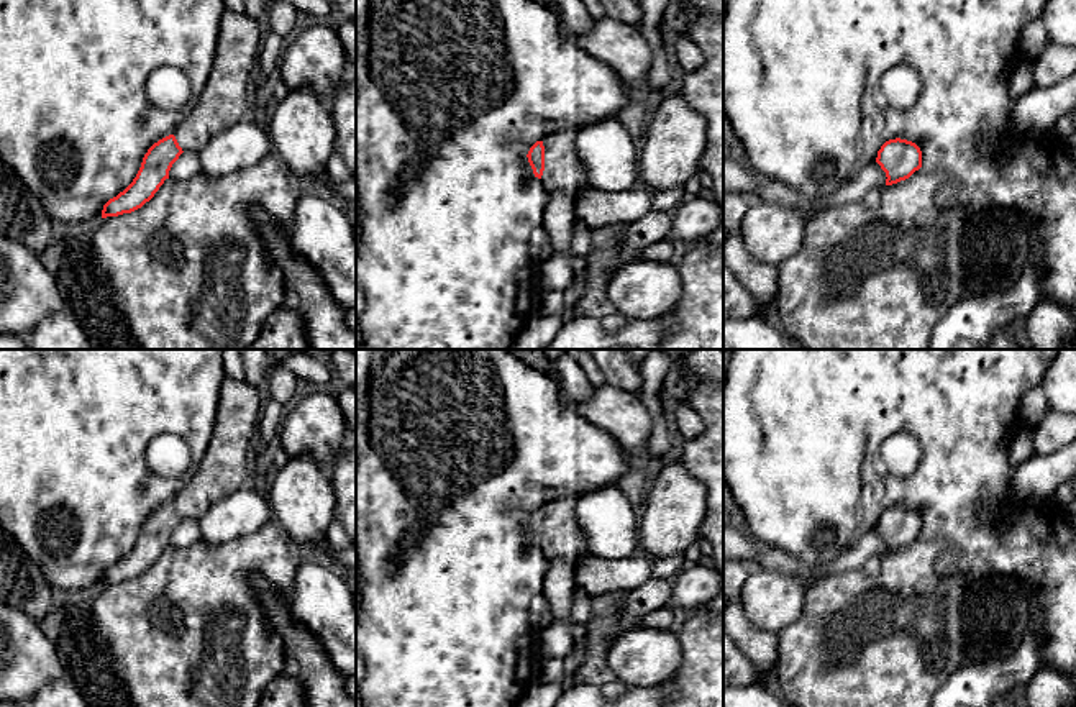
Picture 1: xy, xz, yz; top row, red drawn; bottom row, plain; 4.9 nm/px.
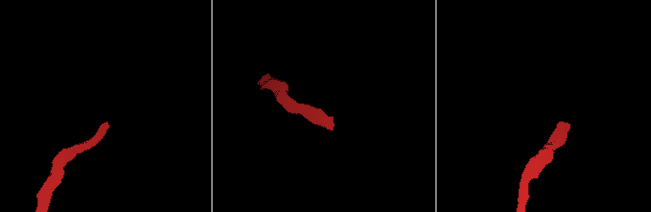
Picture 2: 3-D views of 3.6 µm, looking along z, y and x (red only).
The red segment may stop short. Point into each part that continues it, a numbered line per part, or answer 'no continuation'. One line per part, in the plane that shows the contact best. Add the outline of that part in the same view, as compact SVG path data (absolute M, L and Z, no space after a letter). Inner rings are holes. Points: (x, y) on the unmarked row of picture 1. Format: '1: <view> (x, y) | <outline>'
1: xz (565, 538) | M564 497L551 500L543 507L545 538L543 553L549 561L566 559L577 568L592 553L587 548L587 538L582 527L576 522L574 505L579 497Z

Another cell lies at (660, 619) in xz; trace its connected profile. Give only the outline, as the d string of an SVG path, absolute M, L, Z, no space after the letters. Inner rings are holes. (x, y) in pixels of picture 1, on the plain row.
M661 607L646 613L640 625L651 630L669 630L674 623L674 612Z

